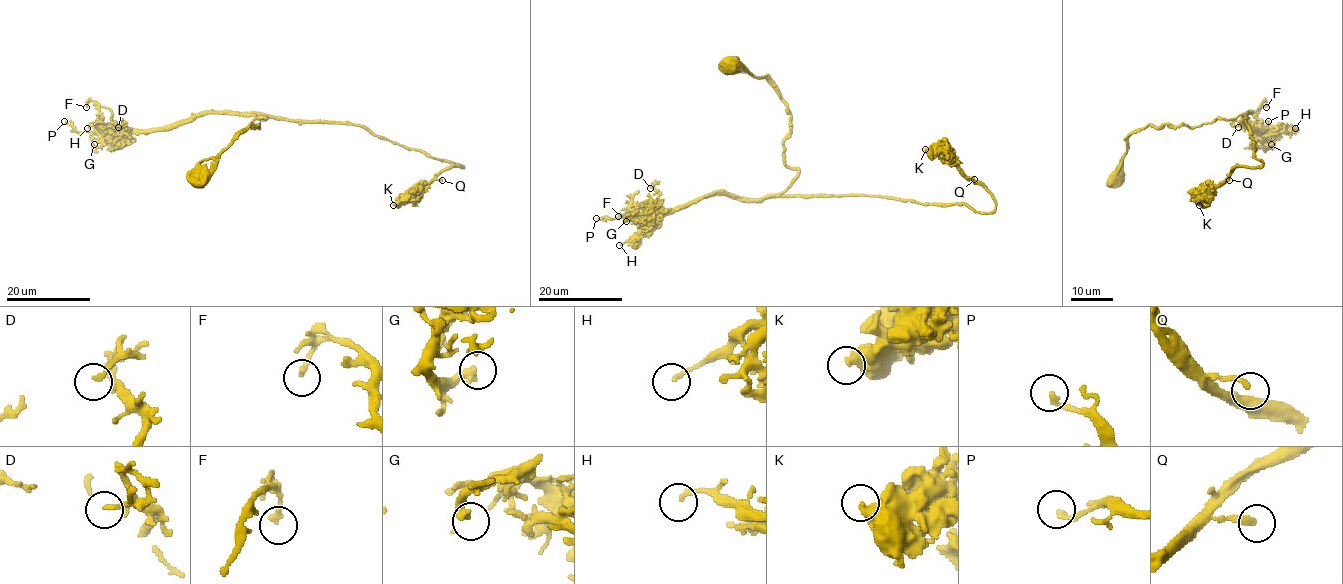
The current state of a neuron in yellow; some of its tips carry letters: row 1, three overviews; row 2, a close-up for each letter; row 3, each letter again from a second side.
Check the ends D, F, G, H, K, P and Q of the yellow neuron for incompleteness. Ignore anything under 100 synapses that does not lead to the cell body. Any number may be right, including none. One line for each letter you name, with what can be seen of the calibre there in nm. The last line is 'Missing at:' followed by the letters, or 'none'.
Missing at: none

